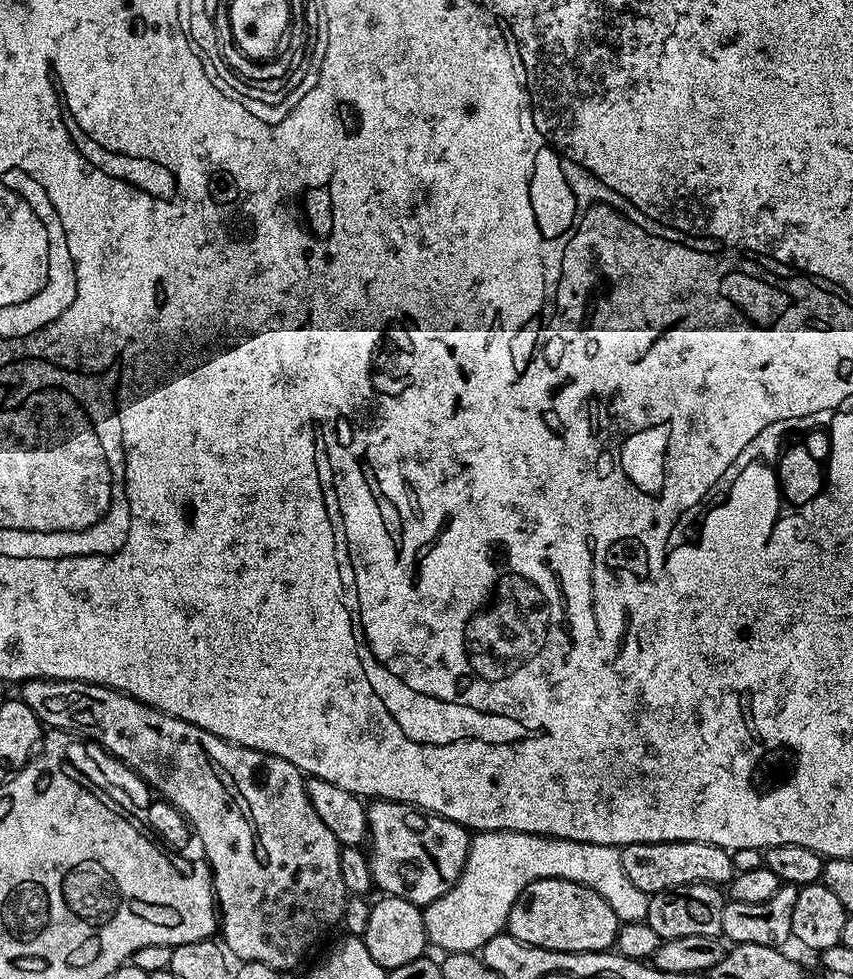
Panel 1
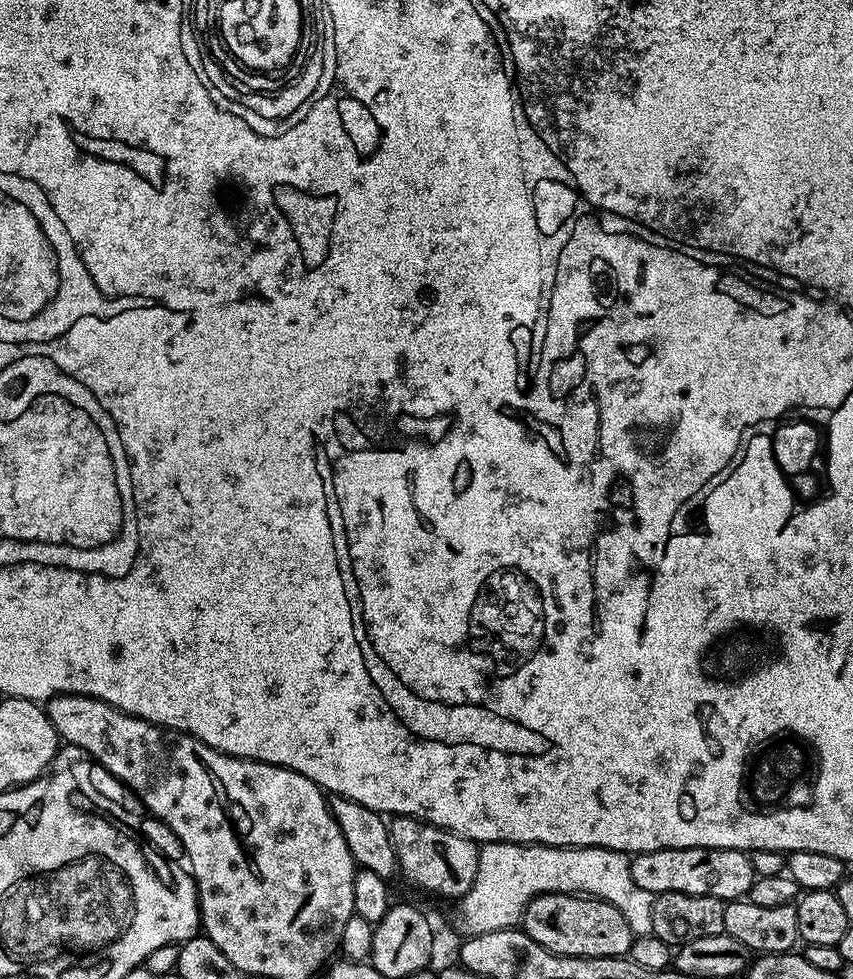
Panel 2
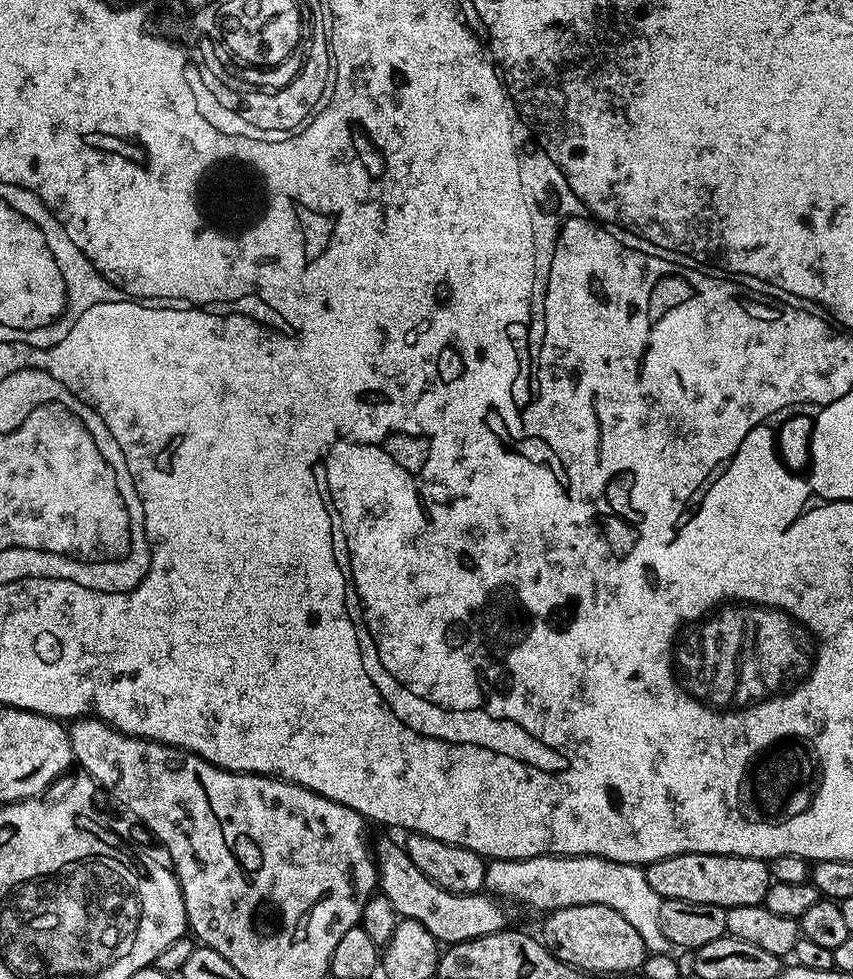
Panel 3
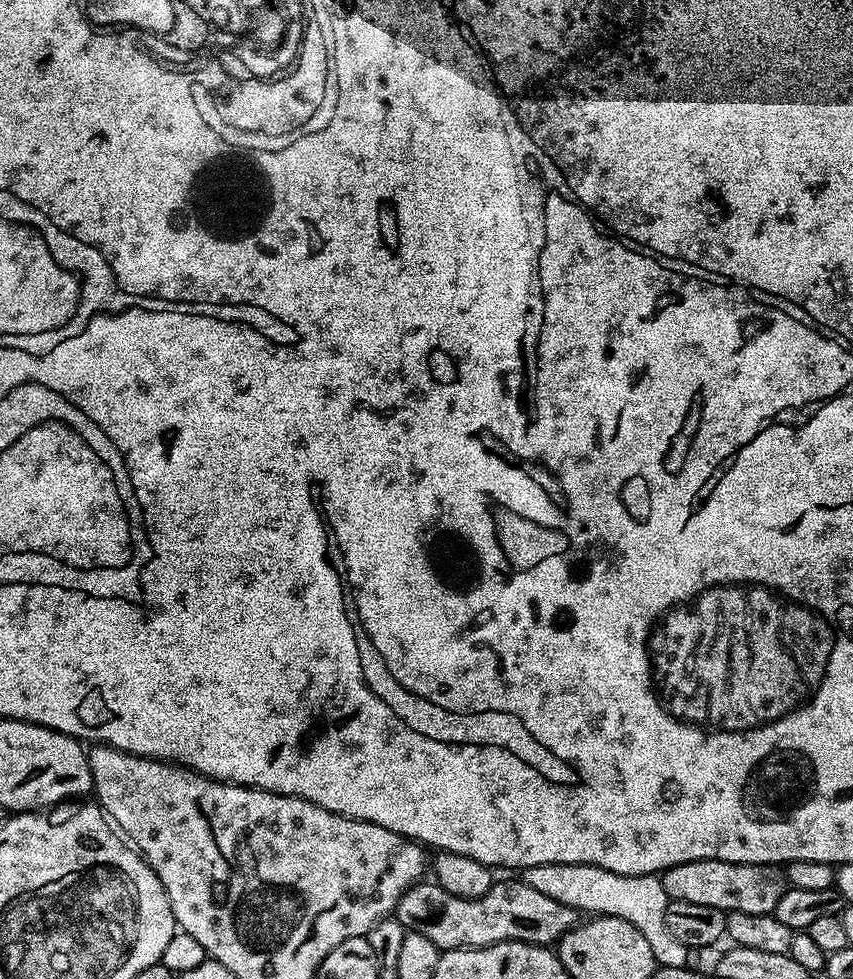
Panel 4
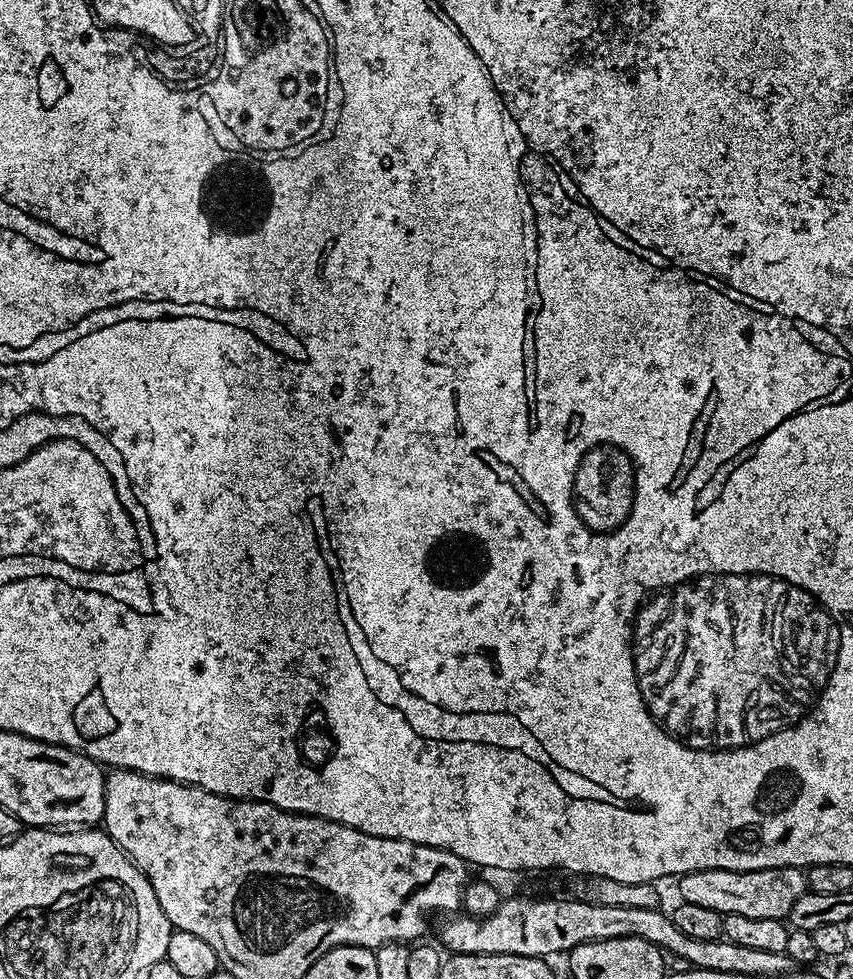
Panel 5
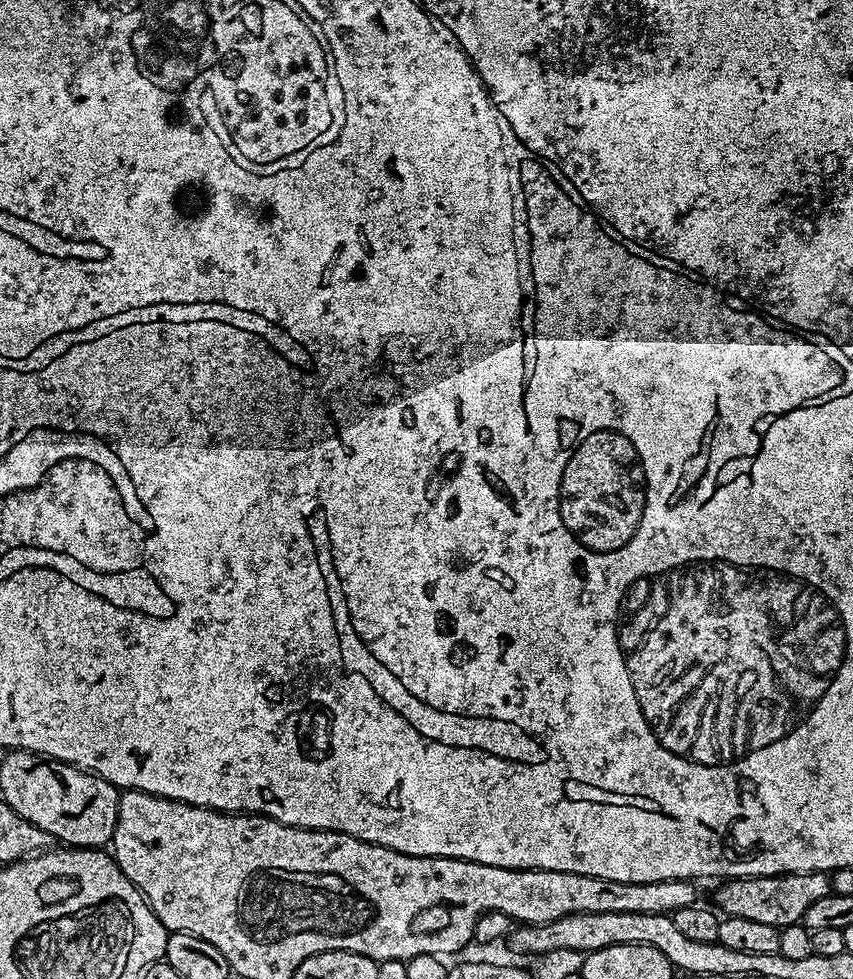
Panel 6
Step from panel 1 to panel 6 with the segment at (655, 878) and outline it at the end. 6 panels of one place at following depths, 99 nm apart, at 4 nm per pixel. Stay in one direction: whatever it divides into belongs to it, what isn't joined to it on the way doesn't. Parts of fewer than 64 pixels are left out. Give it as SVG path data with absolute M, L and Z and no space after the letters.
M790 872L787 876L745 876L728 878L716 892L715 907L724 916L741 916L753 922L766 922L766 926L785 928L799 924L806 910L832 892L832 881L826 872Z

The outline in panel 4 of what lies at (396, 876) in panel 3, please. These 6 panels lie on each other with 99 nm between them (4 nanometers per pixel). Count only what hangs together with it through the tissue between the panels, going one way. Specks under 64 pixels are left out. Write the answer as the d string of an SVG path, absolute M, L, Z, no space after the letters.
M516 878L505 884L493 883L490 891L473 900L458 898L442 890L435 882L415 884L397 906L394 919L402 922L408 932L430 938L430 942L441 950L454 950L481 948L507 940L552 946L576 927L578 914L570 906L562 906L562 902L546 898L546 894L534 890L534 886L522 878Z

